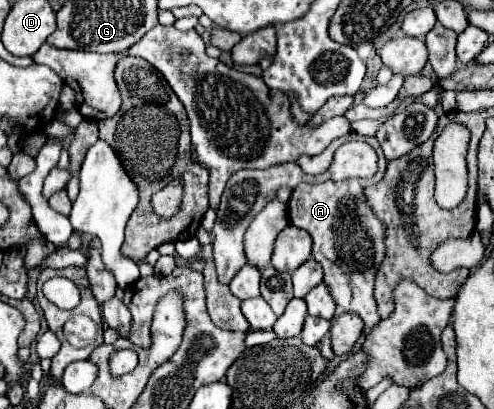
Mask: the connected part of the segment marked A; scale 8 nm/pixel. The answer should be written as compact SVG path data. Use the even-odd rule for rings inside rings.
M350 132L342 136L348 140L364 140L370 142L378 154L378 172L368 180L350 178L340 182L324 182L324 184L300 184L292 190L288 202L290 222L312 236L312 256L324 268L324 282L328 284L338 308L342 312L354 312L364 320L364 334L368 334L378 322L374 302L374 278L378 274L378 266L382 266L386 258L386 226L382 226L380 218L370 210L366 202L366 186L378 184L386 172L388 160L382 154L382 148L374 136L360 136Z

